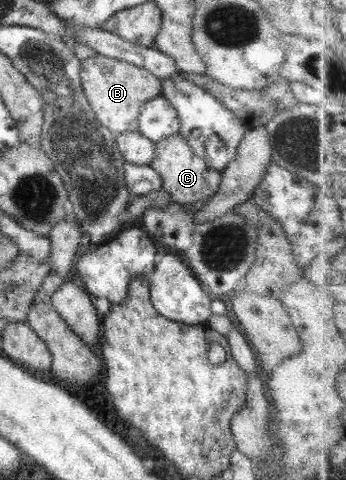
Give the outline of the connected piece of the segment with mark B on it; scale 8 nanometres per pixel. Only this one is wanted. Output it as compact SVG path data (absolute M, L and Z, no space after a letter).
M98 54L80 61L79 75L88 105L96 114L96 119L114 136L138 131L138 120L144 104L150 99L162 96L163 92L163 80L156 78L149 70Z

